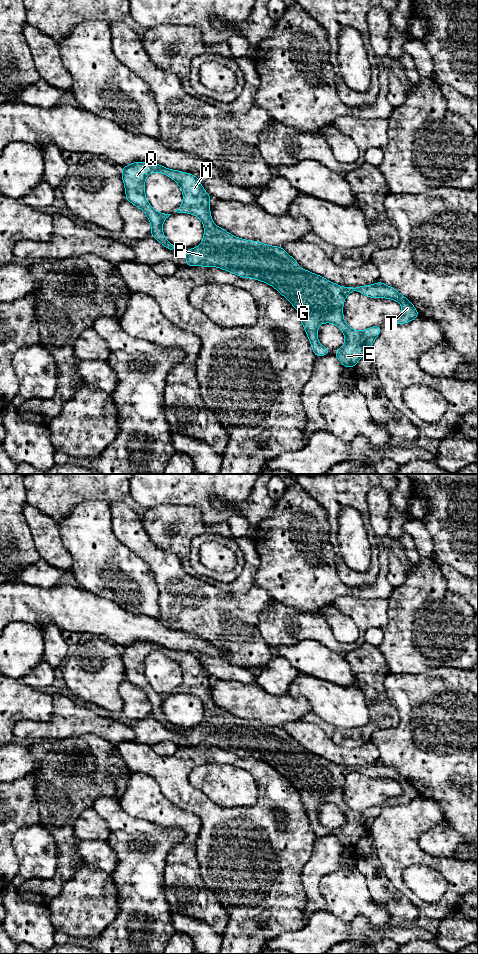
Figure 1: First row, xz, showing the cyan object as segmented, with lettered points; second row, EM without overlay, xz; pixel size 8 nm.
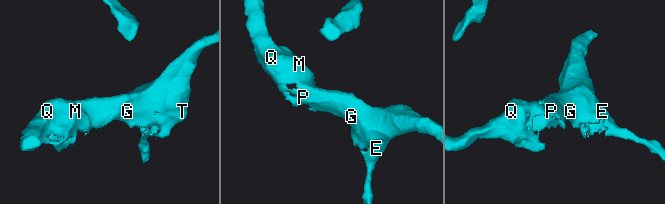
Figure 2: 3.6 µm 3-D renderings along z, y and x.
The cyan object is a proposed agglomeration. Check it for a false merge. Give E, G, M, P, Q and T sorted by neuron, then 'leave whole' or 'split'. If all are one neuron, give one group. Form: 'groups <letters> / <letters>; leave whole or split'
groups E G M P Q T; leave whole

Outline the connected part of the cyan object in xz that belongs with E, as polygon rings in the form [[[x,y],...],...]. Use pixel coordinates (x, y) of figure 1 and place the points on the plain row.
[[[134,642],[122,648],[122,660],[125,666],[127,681],[142,689],[151,703],[151,715],[164,727],[176,731],[176,726],[167,721],[162,711],[163,702],[171,694],[158,693],[148,683],[145,676],[145,659],[152,652],[160,652],[171,657],[183,672],[183,683],[175,691],[177,693],[190,693],[197,696],[203,703],[204,715],[201,724],[195,728],[187,729],[184,734],[186,746],[218,747],[229,751],[242,758],[254,758],[274,767],[282,774],[299,792],[302,805],[310,820],[311,827],[316,837],[327,835],[330,831],[323,827],[317,816],[317,809],[322,803],[335,804],[345,815],[345,823],[334,834],[344,847],[353,848],[359,839],[369,834],[369,830],[381,812],[380,806],[373,806],[363,811],[351,809],[343,797],[343,784],[348,774],[358,771],[371,778],[387,778],[399,782],[402,786],[402,794],[398,797],[387,798],[386,804],[406,804],[419,796],[412,783],[391,766],[379,761],[376,764],[359,767],[342,767],[329,760],[311,753],[306,749],[300,749],[298,742],[292,738],[282,727],[269,726],[259,721],[247,721],[238,718],[216,706],[210,693],[210,675],[204,670],[199,658],[178,650],[171,650],[153,642]]]

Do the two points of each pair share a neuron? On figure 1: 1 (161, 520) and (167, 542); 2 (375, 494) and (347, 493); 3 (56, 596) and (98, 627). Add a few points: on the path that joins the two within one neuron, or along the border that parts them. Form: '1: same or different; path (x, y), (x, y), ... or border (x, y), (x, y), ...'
1: same; path (164, 525), (164, 534), (167, 537)
2: different; border (388, 490), (373, 487), (369, 491), (369, 516)
3: same; path (66, 605), (83, 612), (88, 617)

